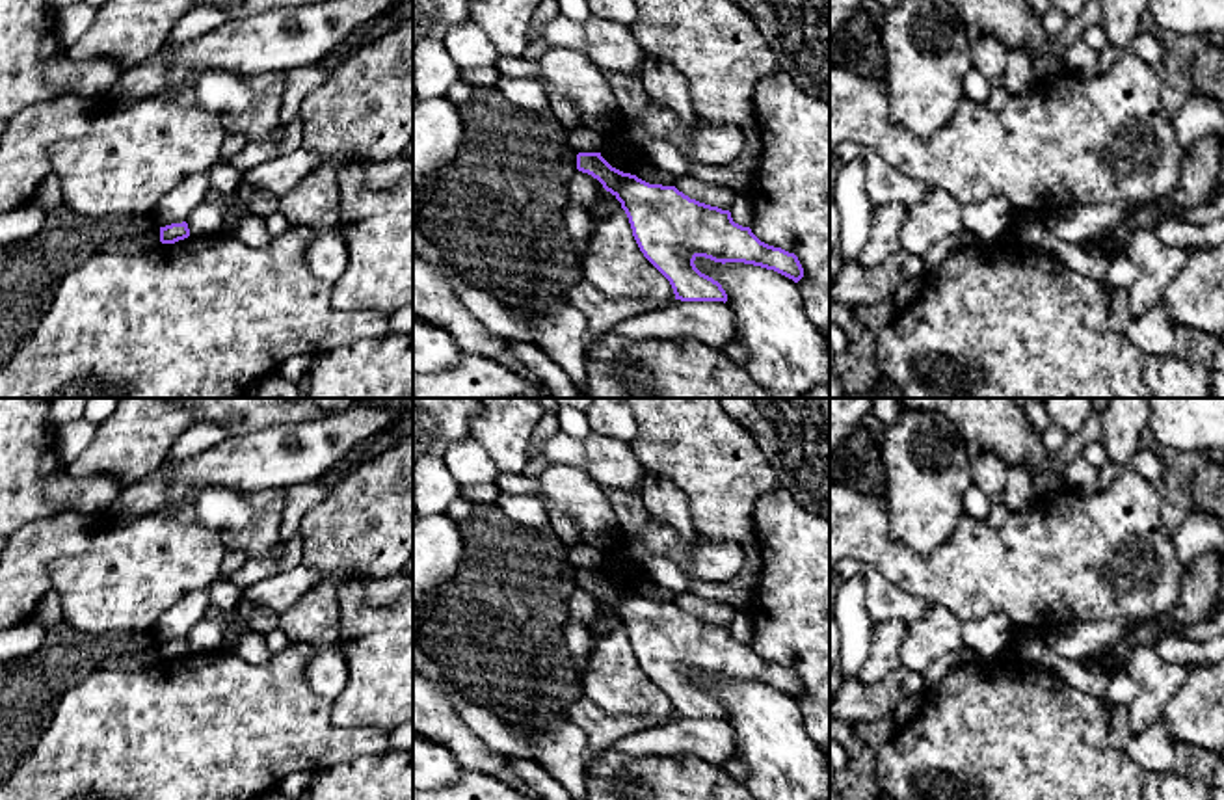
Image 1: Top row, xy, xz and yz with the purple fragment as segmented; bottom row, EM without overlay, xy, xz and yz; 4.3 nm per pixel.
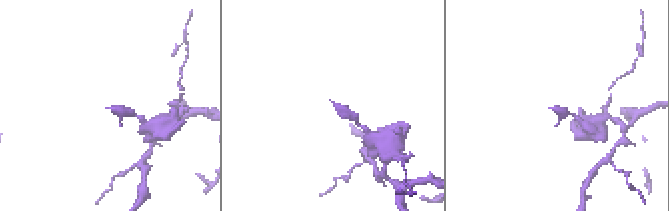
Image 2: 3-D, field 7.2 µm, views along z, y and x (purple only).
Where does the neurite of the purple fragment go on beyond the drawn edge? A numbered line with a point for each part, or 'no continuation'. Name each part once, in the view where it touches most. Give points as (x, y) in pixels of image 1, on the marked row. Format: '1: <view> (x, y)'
no continuation

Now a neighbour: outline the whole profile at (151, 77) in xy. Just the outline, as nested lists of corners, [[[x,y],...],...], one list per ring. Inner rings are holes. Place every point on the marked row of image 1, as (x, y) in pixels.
[[[166,50],[126,71],[112,91],[100,100],[110,108],[123,108],[138,99],[154,97],[171,84],[167,82]]]

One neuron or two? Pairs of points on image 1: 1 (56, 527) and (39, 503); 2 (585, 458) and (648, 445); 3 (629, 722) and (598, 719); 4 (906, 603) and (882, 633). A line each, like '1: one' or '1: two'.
1: two
2: two
3: one
4: two

